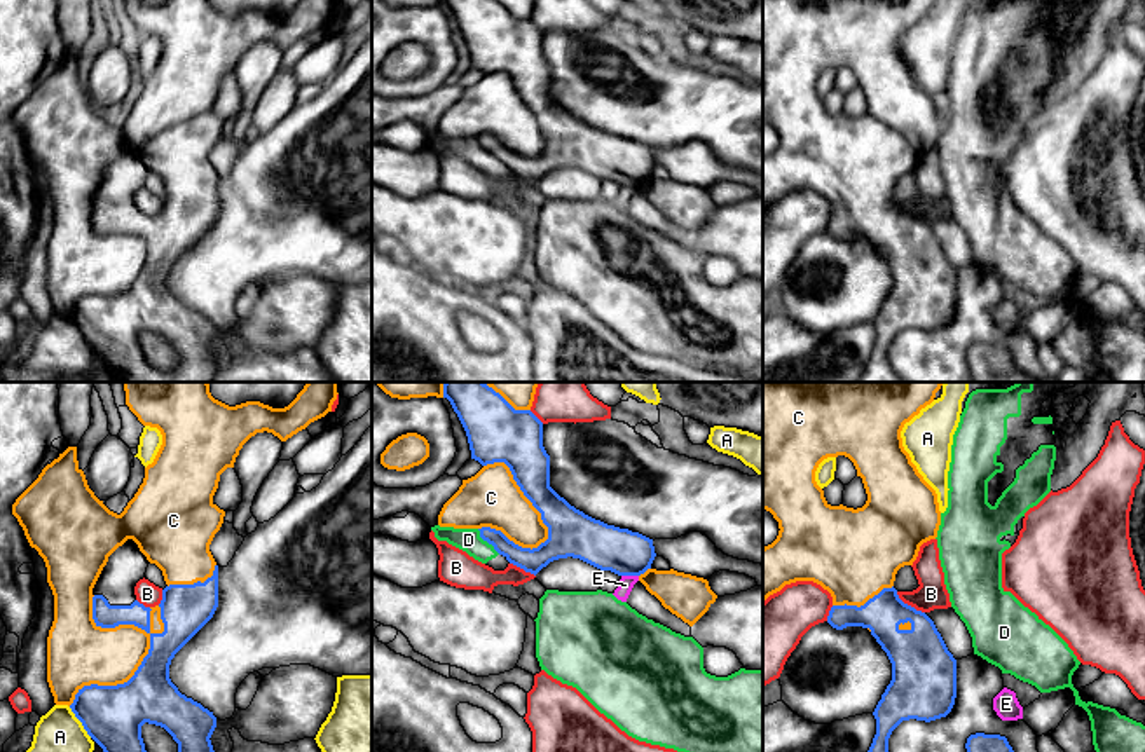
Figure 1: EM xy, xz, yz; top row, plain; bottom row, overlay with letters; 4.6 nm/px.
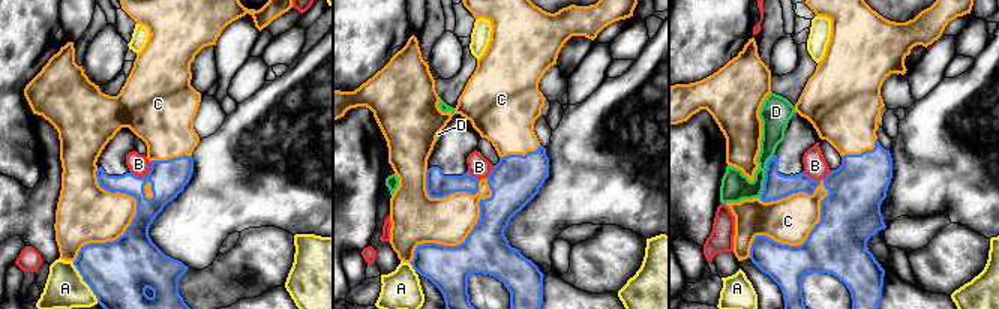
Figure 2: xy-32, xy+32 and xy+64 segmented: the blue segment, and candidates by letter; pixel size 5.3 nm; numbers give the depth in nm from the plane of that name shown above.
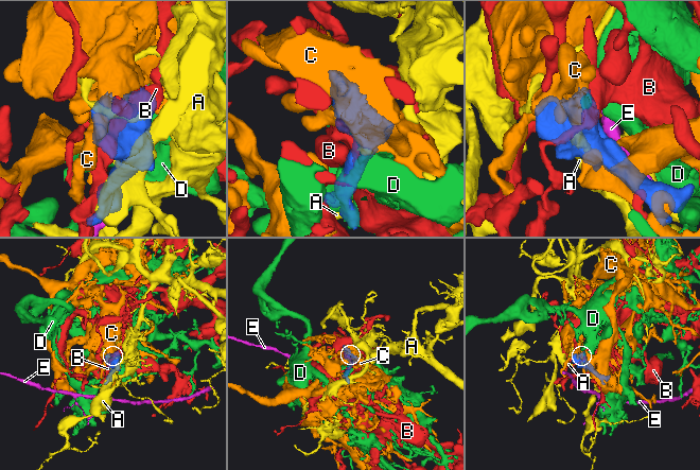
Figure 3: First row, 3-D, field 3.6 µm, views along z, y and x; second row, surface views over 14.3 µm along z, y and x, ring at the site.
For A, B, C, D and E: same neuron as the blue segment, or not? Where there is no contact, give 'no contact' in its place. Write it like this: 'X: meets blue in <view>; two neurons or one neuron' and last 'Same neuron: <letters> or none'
A: meets blue in xy; two neurons
B: meets blue in yz; two neurons
C: meets blue in xy; one neuron
D: meets blue in xz; two neurons
E: meets blue in xz; two neurons
Same neuron: C

